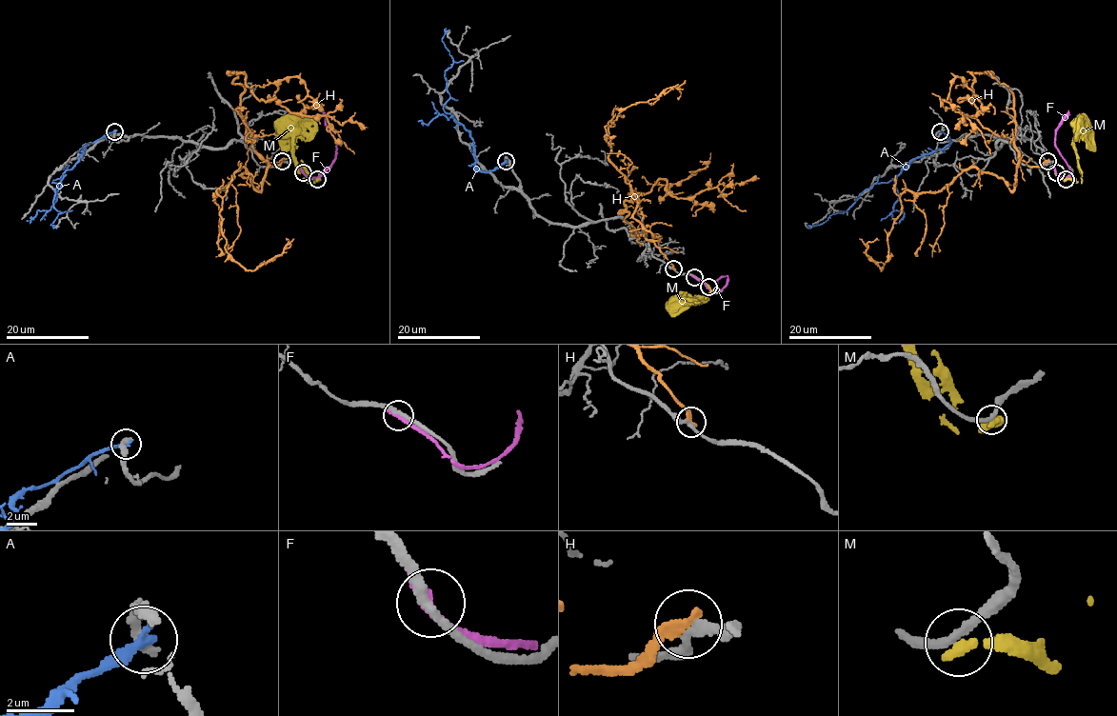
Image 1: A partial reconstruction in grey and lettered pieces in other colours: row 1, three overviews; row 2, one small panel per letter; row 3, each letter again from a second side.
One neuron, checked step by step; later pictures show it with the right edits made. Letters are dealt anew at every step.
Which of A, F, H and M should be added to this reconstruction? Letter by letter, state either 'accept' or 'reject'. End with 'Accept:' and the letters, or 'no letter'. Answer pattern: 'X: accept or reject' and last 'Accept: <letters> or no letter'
A: reject
F: reject
H: reject
M: reject
Accept: no letter

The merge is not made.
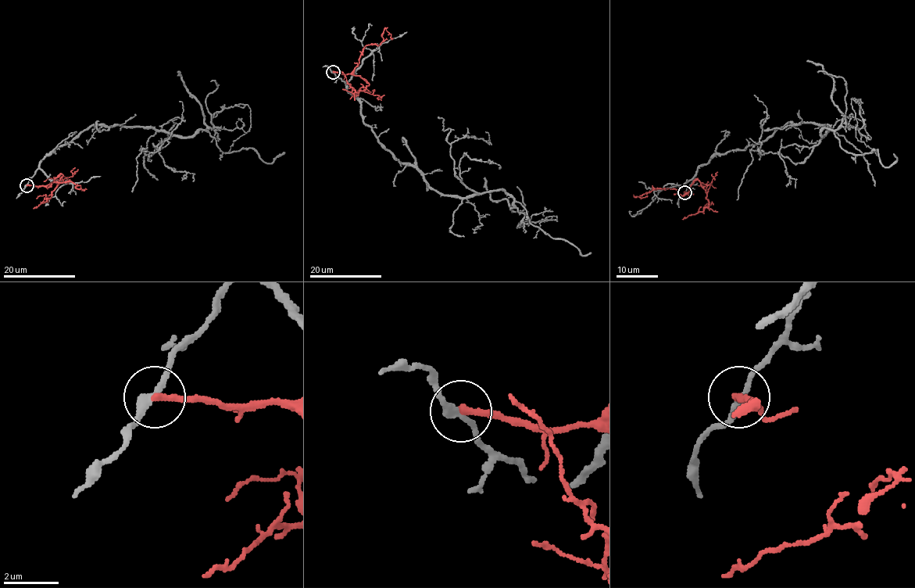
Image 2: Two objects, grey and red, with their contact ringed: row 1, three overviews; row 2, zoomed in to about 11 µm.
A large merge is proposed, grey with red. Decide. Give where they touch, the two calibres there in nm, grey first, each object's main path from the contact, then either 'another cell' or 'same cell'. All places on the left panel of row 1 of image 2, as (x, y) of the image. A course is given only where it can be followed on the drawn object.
at (26, 185); 280 nm thick on the grey side, 240 nm on the other; grey runs (27, 184), (48, 153), (91, 125), (193, 136), (218, 128), (216, 112), (247, 105), (249, 129), (227, 153); red runs (27, 184), (47, 185), (59, 175), (62, 176), (51, 196), (33, 208); another cell

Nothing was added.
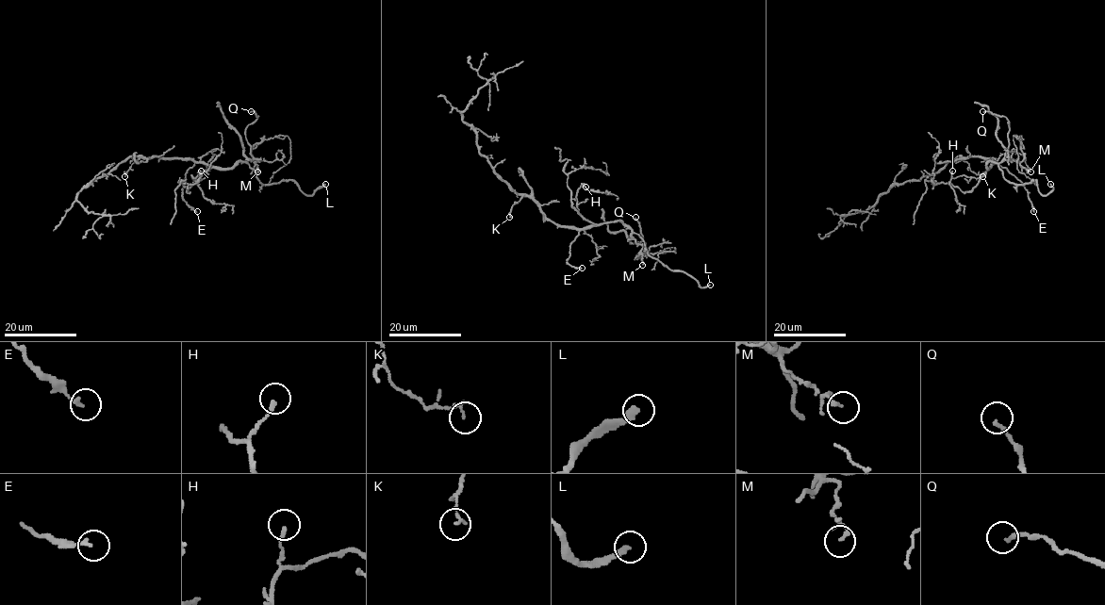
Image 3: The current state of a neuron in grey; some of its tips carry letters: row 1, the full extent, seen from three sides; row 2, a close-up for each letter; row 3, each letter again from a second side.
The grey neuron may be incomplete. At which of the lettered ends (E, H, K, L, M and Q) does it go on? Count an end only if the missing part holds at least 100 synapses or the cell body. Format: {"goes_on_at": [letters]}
{"goes_on_at": ["L"]}

